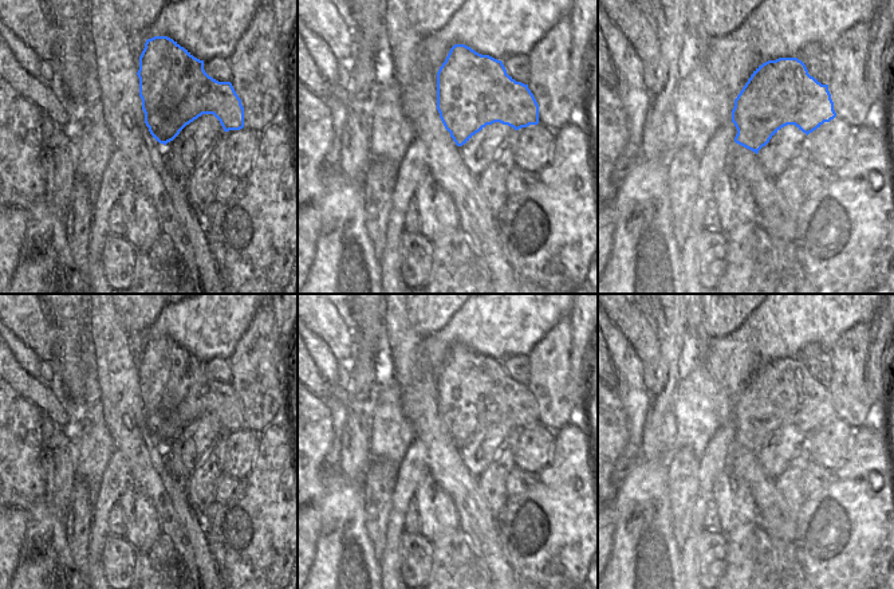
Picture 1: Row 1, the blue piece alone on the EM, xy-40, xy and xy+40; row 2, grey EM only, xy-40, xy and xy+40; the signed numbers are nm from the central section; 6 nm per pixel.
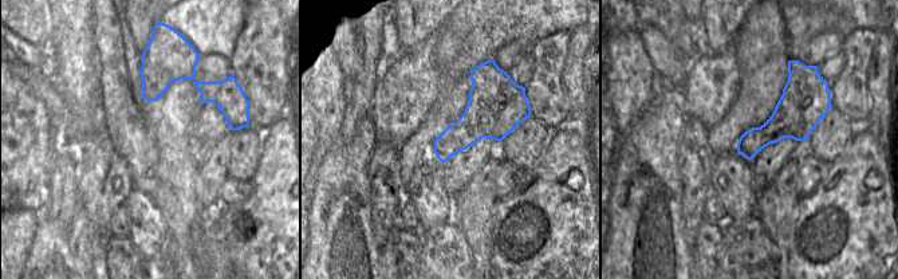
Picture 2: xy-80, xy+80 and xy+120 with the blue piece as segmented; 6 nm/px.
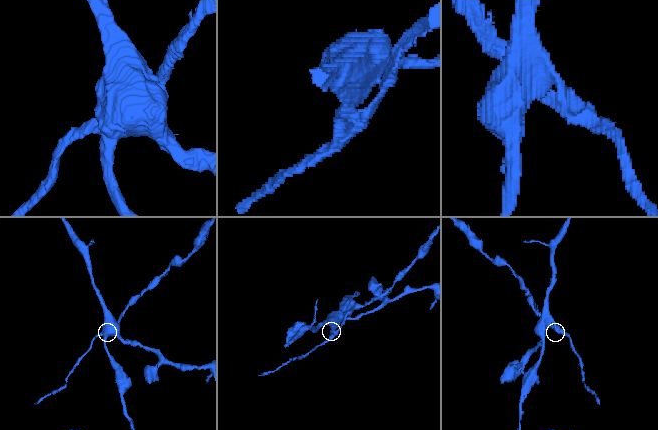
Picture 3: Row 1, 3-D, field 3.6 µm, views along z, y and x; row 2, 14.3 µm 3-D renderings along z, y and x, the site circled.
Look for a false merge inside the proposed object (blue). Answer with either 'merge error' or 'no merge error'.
merge error

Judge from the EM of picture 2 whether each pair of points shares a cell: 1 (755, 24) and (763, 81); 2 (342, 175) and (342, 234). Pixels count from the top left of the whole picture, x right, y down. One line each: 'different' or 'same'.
1: same
2: same

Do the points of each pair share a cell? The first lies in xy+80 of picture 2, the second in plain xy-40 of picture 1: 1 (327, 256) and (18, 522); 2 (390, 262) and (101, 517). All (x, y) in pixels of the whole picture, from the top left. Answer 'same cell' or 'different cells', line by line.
1: different cells
2: same cell

